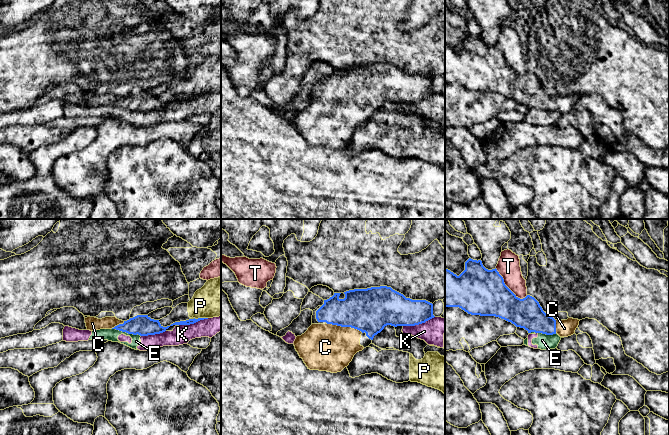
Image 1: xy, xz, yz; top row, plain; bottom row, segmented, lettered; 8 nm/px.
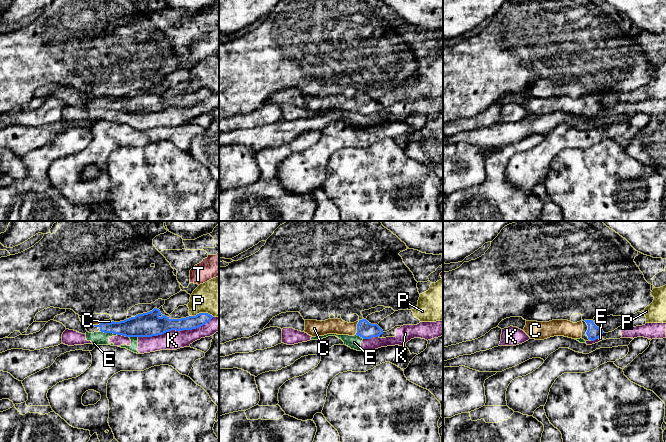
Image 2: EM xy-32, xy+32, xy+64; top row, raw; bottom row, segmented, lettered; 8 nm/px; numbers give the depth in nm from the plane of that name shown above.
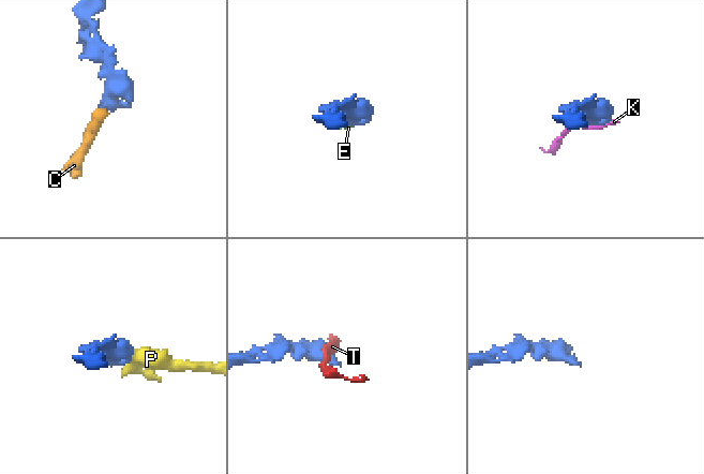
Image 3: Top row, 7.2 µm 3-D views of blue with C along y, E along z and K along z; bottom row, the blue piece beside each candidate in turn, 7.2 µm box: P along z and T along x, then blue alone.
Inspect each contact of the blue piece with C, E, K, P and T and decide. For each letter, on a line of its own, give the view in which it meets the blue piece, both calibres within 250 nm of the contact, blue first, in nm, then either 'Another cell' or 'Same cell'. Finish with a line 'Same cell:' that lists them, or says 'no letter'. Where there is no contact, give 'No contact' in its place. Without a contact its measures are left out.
C: Touches blue in xz. Thickness 360 nm (blue) against 380 nm. Same cell
E: Touches blue in xy. Thickness 160 nm (blue) against 100 nm. Another cell
K: Touches blue in xz. Thickness 280 nm (blue) against 190 nm. Another cell
P: Touches blue in xy. Thickness 50 nm (blue) against 300 nm. Another cell
T: Touches blue in yz. Thickness 380 nm (blue) against 180 nm. Another cell
Same cell: C

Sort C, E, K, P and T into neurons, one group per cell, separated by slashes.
C / E K / P / T

